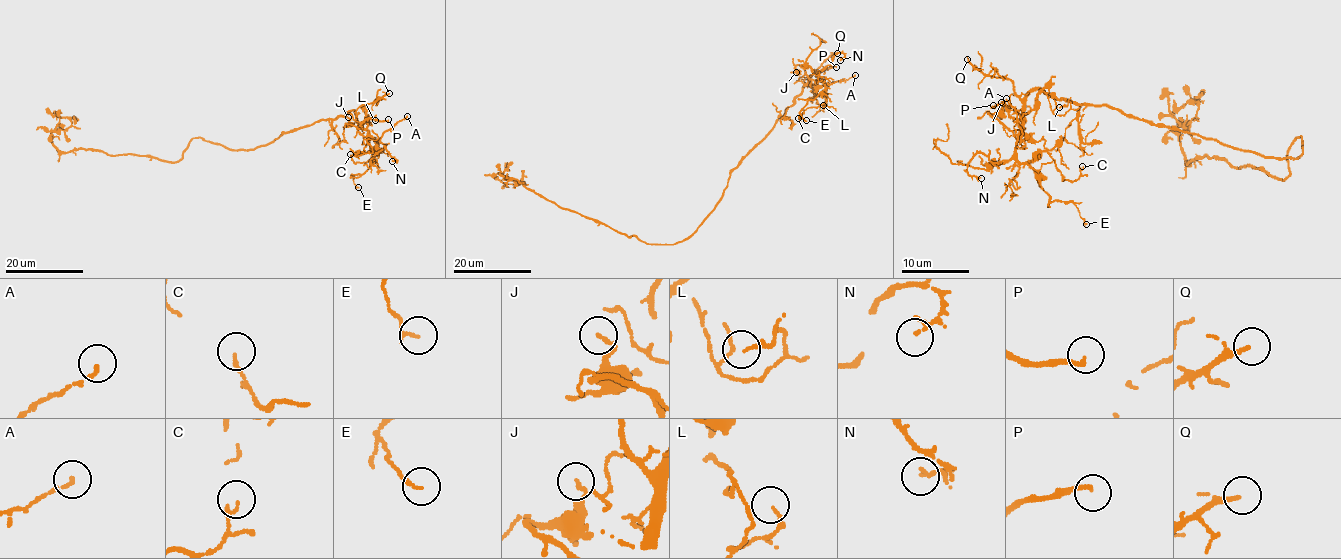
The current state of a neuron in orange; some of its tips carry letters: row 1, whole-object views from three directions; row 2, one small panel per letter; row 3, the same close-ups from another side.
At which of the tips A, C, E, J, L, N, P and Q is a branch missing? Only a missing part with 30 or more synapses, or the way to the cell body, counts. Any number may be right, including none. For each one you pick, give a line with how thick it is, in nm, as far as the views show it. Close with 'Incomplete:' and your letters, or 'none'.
Q: Thickness 130 nm
Incomplete: Q

